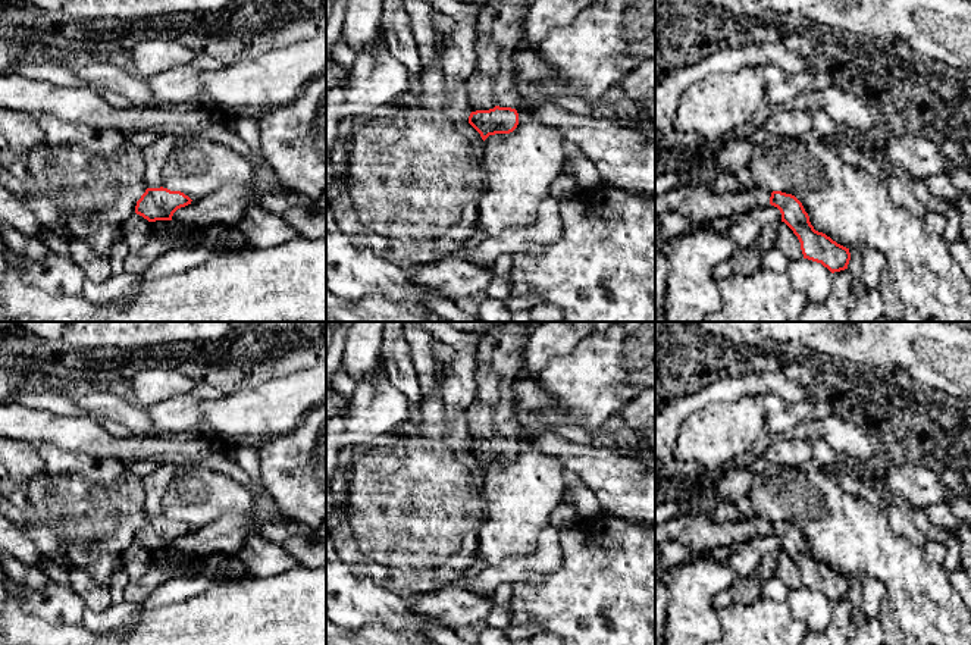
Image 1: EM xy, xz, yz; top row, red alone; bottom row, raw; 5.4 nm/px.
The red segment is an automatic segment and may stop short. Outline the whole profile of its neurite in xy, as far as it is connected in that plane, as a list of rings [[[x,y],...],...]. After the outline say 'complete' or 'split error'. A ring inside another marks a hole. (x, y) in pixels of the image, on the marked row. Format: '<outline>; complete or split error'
[[[147,188],[141,198],[137,201],[135,213],[147,219],[172,220],[173,213],[191,204],[191,198],[181,191],[170,191],[167,188]]]; complete

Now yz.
[[[692,179],[674,191],[655,197],[655,213],[677,213],[696,226],[708,226],[717,217],[733,217],[759,206],[774,206],[801,242],[804,259],[821,263],[831,273],[848,269],[849,248],[814,229],[802,203],[792,194],[746,188],[715,192],[708,179]]]; split error

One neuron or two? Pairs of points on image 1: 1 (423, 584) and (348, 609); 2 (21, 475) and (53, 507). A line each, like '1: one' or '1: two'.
1: two
2: two

